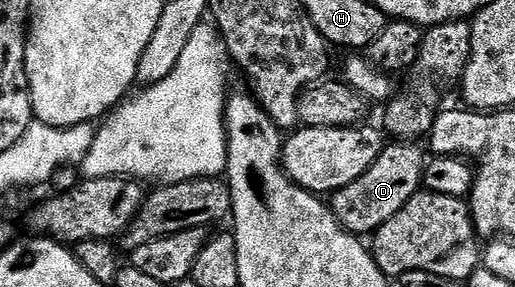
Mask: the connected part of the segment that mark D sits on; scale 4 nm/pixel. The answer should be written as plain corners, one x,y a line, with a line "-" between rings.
413,142
386,143
382,147
377,161
364,174
359,178
355,178
355,182
351,182
347,186
340,188
339,191
332,193
327,207
346,232
372,234
376,232
379,226
383,226
383,222
387,222
387,218
395,218
395,214
399,214
399,210
403,206
407,206
409,199
421,188
421,174
425,169
427,159
426,153
424,151
421,153
417,147
418,145

